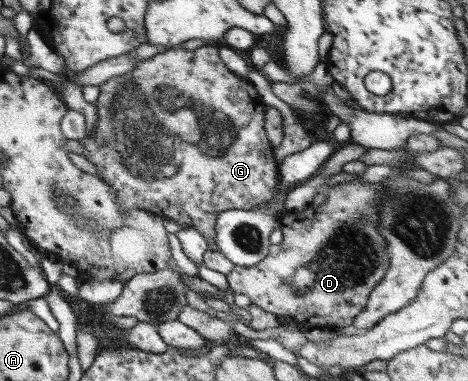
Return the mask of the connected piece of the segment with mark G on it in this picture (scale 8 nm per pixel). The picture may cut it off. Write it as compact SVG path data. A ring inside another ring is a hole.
M208 44L191 51L185 50L180 46L166 49L165 52L160 52L150 59L139 61L137 68L131 74L113 77L113 79L103 83L99 86L99 90L98 100L95 103L97 109L97 126L93 130L94 133L89 133L87 137L81 139L86 149L82 155L97 166L101 172L101 175L97 177L115 189L116 202L124 210L133 208L144 209L145 211L178 222L183 226L183 230L187 228L196 229L209 243L208 250L218 251L214 244L218 213L227 211L228 209L244 209L245 211L249 211L262 206L272 199L277 185L276 180L279 168L272 143L268 140L264 129L264 115L267 104L261 99L251 82L246 78L233 74L233 72L227 69L221 57L219 57L216 44ZM177 111L191 111L191 115L195 115L195 123L197 123L197 118L199 118L199 139L195 139L195 143L188 143L181 140L178 136L169 136L167 134L173 133L171 131L171 115L175 115Z

